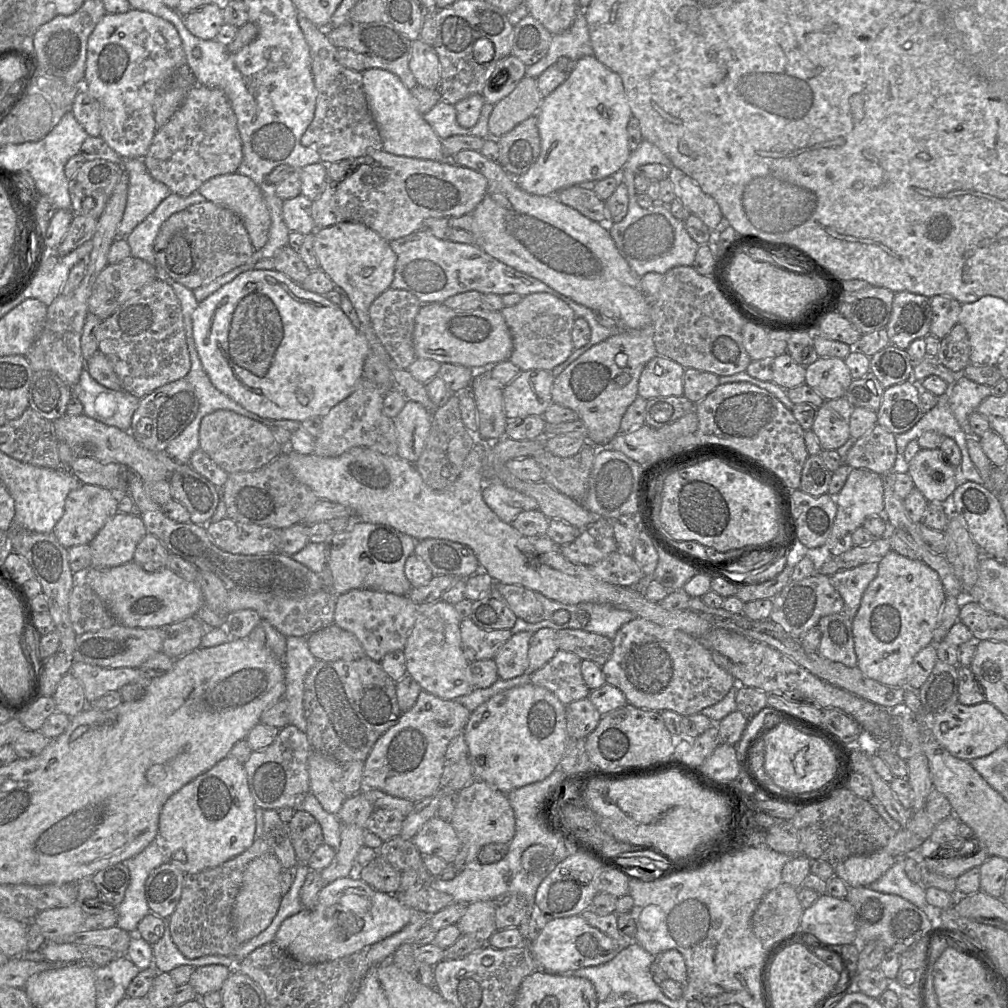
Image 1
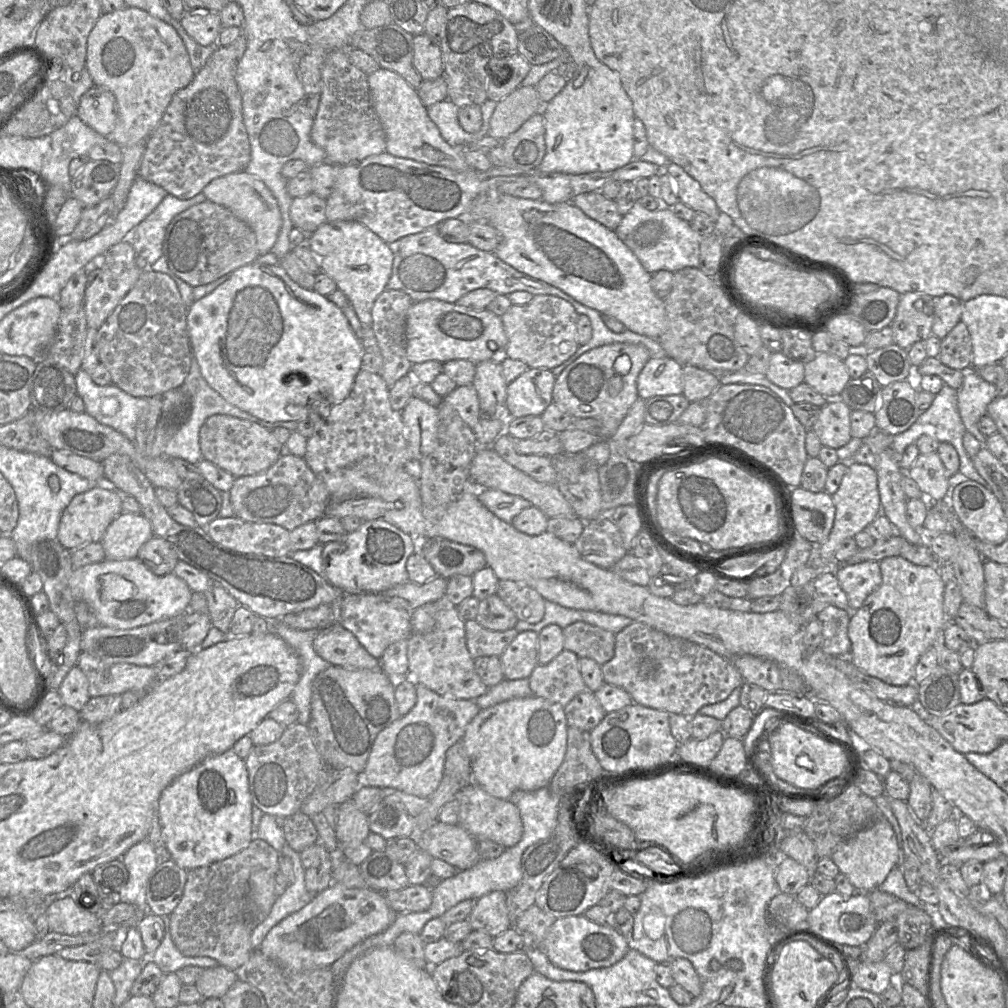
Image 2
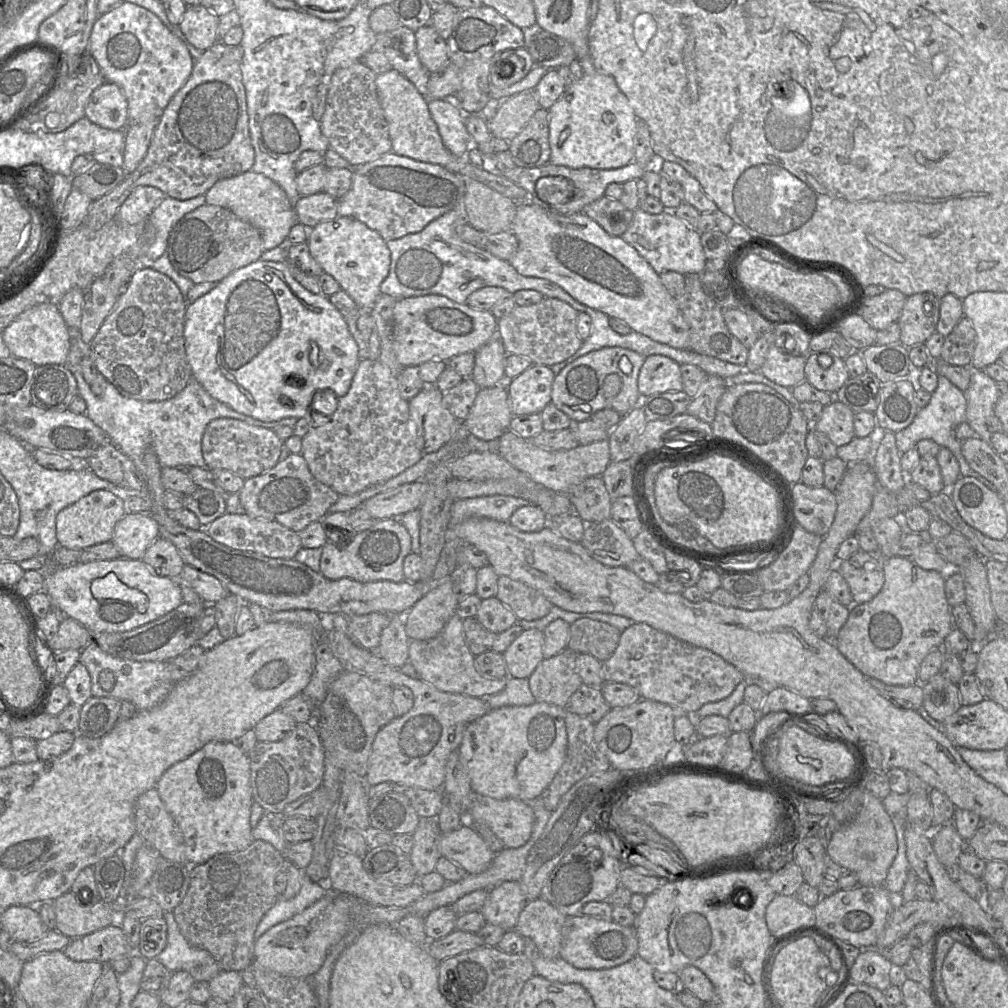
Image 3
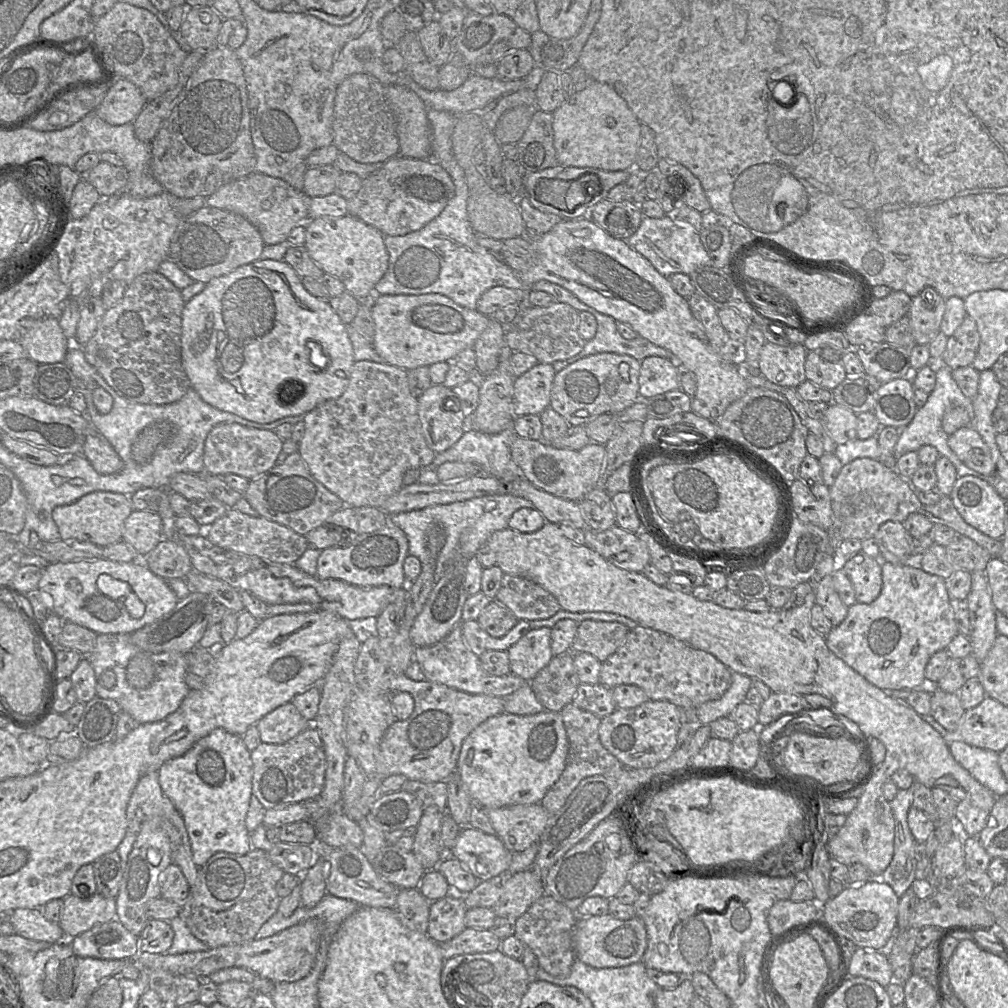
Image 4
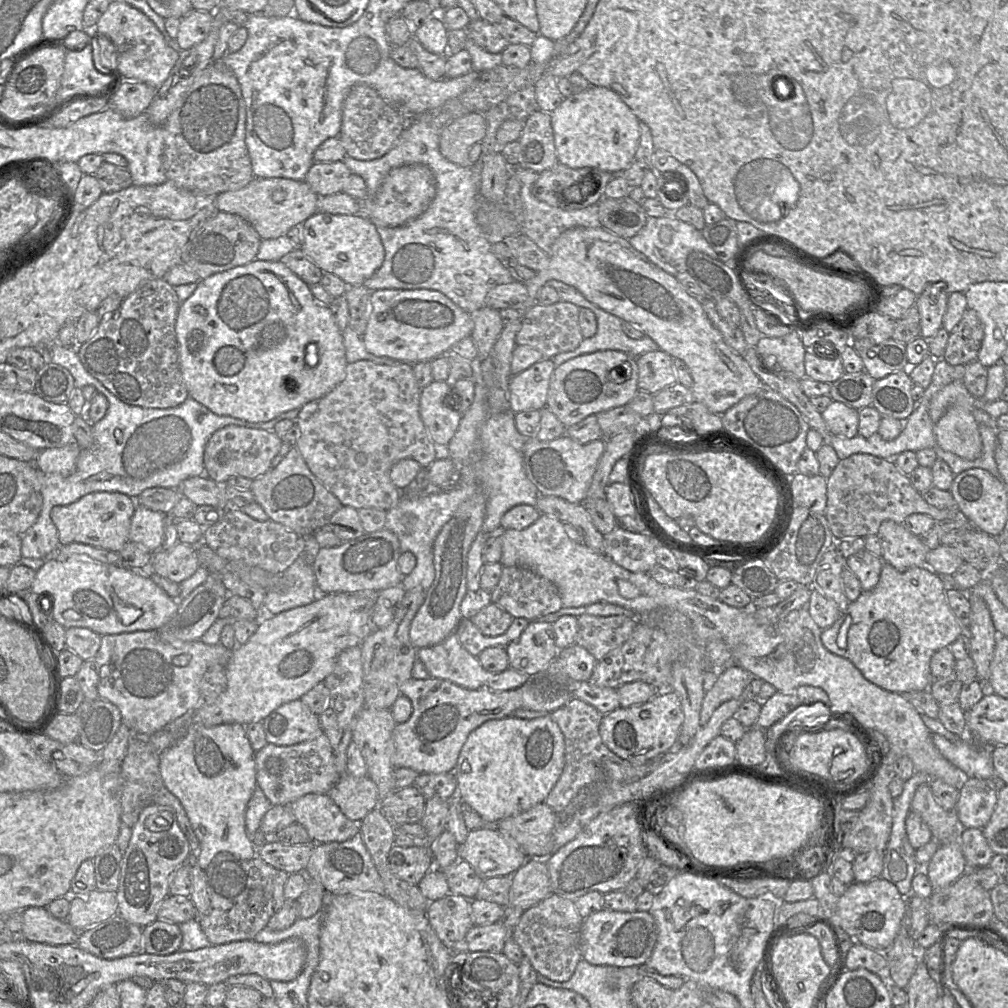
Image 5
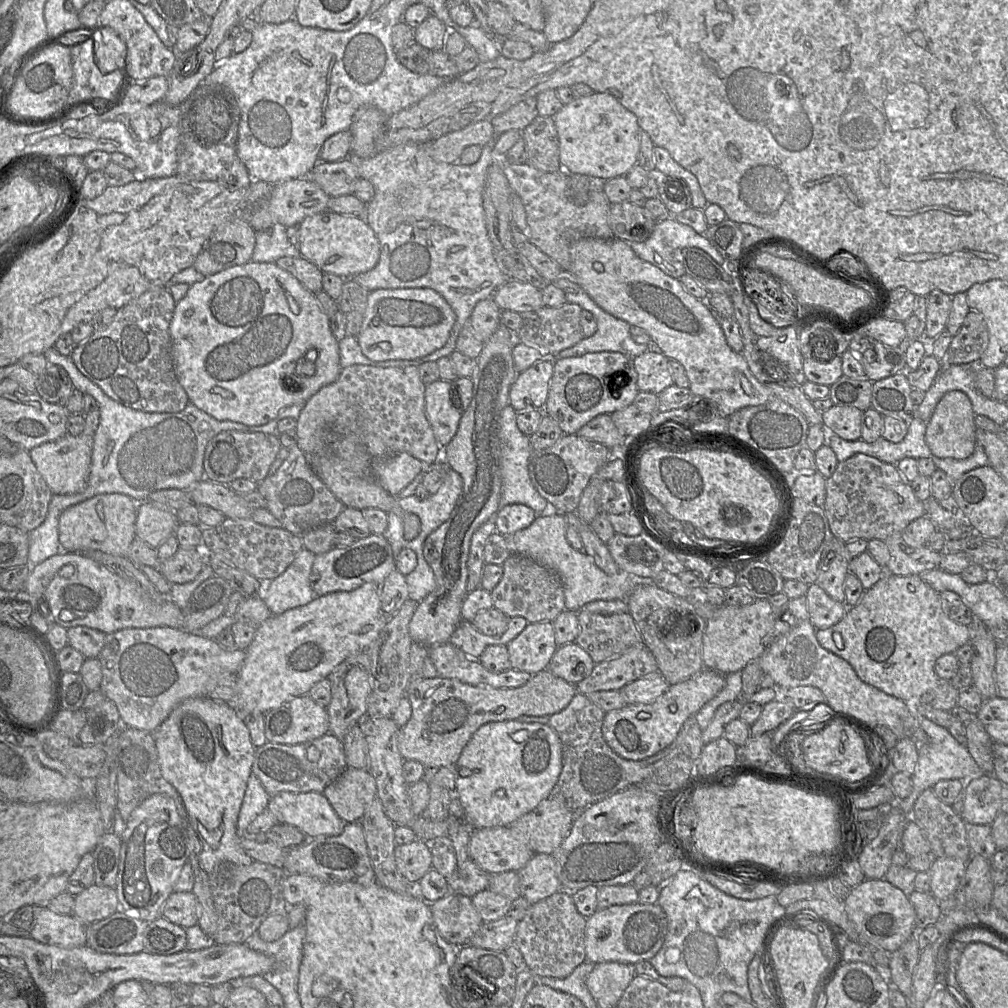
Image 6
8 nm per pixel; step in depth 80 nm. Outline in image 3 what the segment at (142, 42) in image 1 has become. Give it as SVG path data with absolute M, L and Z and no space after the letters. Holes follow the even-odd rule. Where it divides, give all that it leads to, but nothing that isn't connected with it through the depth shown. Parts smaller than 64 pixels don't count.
M124 1L112 11L99 15L93 25L88 53L98 64L106 82L118 85L128 103L128 124L159 122L164 109L192 74L195 60L181 39L151 11Z

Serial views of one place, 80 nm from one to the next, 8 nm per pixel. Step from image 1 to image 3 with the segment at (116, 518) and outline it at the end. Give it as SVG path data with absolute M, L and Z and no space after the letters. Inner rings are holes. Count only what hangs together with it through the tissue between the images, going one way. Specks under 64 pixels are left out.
M127 512L115 525L112 542L123 558L142 559L146 549L160 536L159 526L149 513Z

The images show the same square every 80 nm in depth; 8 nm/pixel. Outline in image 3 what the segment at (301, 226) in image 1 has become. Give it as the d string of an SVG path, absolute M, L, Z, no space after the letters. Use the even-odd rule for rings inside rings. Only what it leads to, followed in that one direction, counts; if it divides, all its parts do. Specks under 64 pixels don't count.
M326 192L300 197L294 205L298 223L308 230L320 222L333 220L338 216L338 199Z

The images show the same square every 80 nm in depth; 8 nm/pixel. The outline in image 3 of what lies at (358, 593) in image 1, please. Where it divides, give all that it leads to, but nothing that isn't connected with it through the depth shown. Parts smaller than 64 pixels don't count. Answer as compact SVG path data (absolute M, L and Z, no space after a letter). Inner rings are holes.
M373 612L348 618L348 636L359 646L377 651L381 633L390 622L391 613Z

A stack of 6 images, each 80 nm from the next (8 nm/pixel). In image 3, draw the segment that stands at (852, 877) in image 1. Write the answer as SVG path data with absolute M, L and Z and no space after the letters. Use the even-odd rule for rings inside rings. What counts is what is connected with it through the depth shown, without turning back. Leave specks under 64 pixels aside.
M863 789L863 802L857 815L844 823L831 836L826 846L827 856L846 870L853 872L859 886L883 886L889 868L897 854L894 825L882 800Z

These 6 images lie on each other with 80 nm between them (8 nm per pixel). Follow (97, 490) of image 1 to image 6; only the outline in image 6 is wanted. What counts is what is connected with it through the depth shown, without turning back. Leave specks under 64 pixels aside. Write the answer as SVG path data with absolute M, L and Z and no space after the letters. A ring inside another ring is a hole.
M122 493L98 494L68 507L59 516L59 542L63 551L99 550L128 557L130 544L136 537L137 510L138 502Z

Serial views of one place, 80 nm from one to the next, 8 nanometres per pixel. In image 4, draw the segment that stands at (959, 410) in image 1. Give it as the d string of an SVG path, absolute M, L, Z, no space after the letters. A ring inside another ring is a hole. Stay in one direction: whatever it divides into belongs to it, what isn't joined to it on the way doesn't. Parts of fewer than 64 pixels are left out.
M992 369L980 372L978 393L972 400L971 426L981 435L983 441L991 448L992 459L996 464L1001 452L996 443L993 426L993 412L999 405L1001 384Z

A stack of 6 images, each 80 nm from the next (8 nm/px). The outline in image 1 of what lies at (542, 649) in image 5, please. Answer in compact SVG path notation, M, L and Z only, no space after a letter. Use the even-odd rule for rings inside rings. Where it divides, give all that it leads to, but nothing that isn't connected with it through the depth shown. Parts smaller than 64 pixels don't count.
M531 632L515 633L499 649L493 659L500 679L510 680L525 674L529 665L529 642L533 634Z

